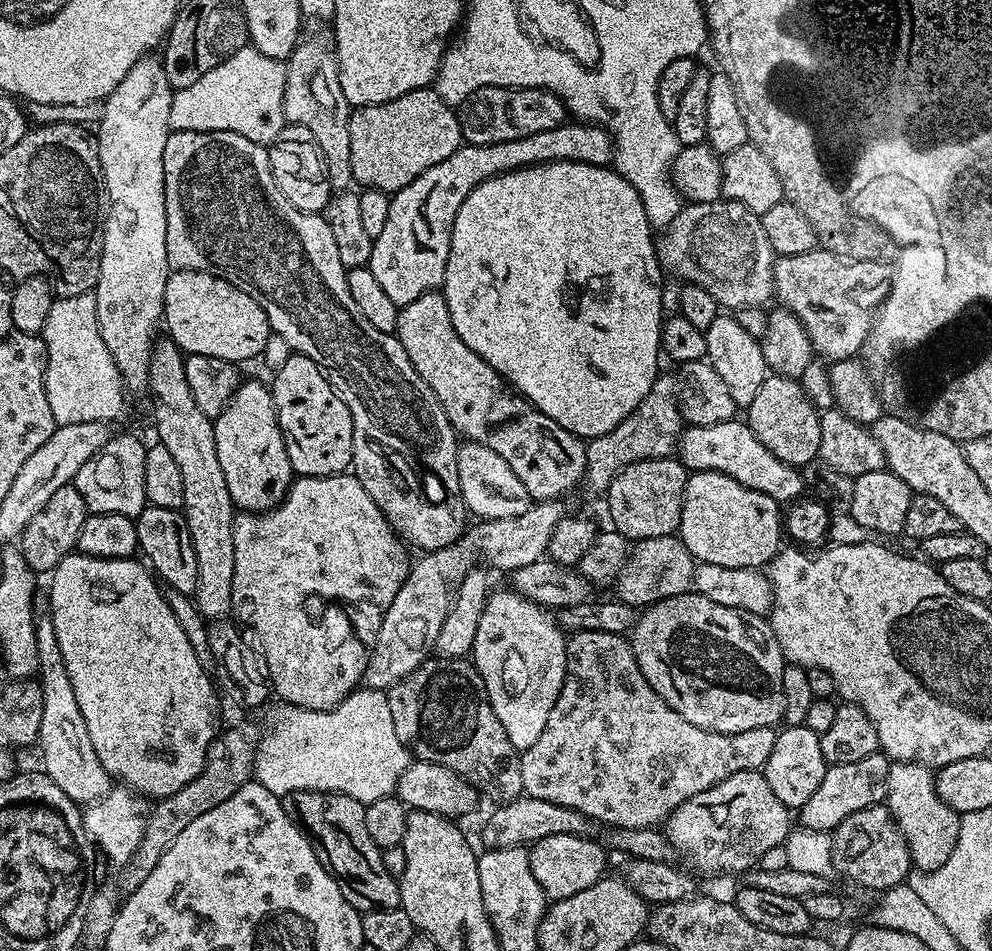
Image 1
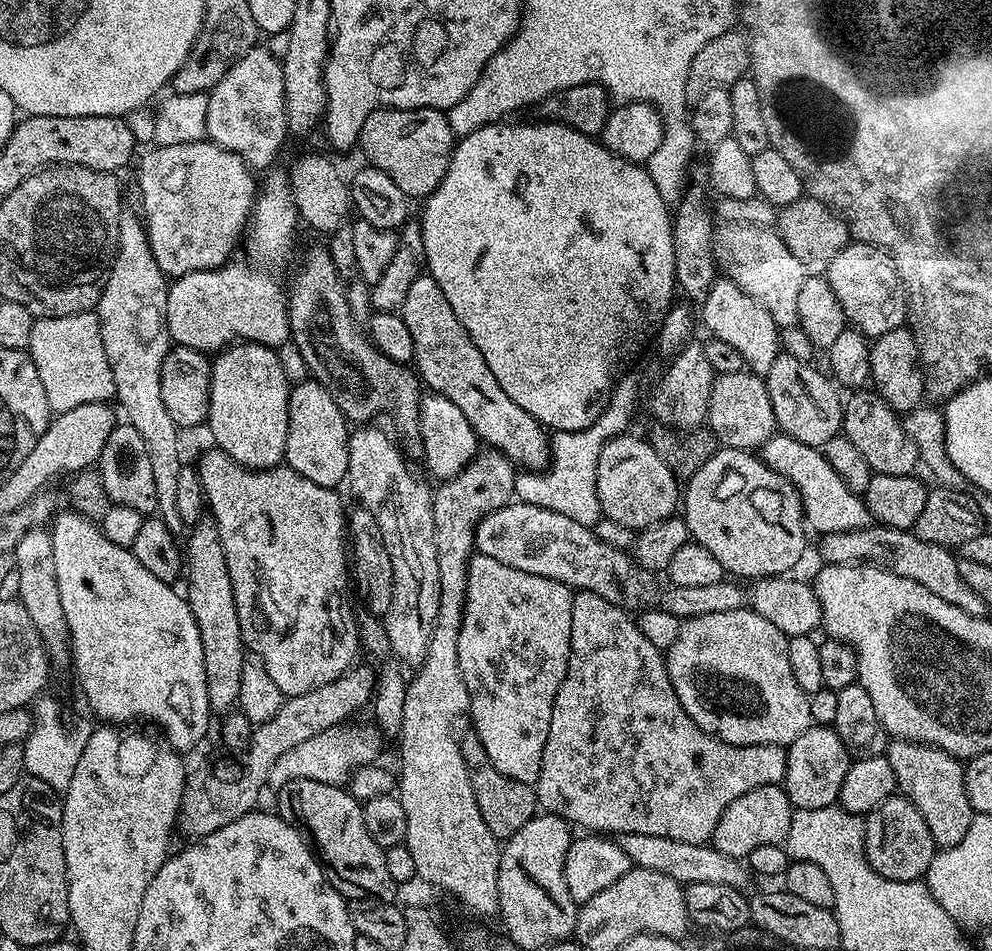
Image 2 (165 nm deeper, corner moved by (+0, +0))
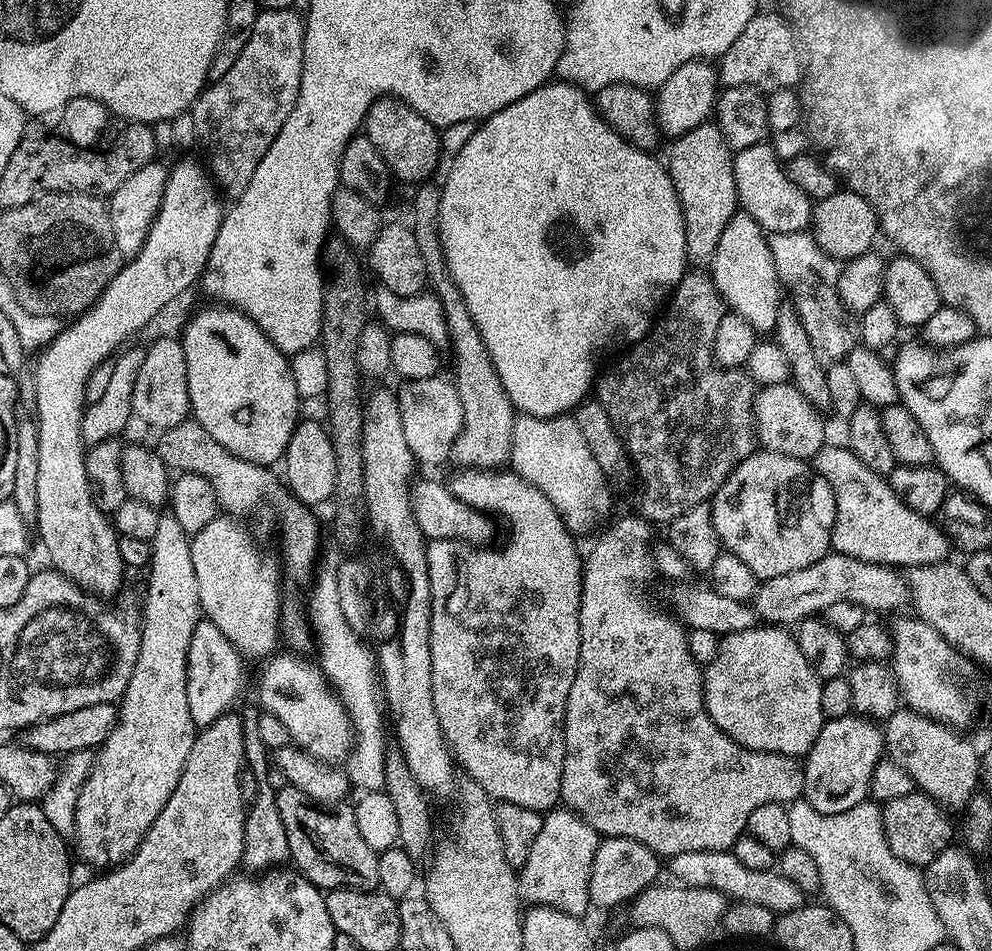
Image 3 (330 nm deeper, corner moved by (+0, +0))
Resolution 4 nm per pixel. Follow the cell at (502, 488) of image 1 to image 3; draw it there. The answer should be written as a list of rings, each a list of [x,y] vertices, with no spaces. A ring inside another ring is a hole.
[[[437,374],[430,378],[405,380],[396,392],[406,446],[410,446],[413,458],[421,465],[447,461],[452,454],[454,438],[458,438],[462,430],[462,402],[458,402],[458,390],[451,379],[443,380],[442,377]]]

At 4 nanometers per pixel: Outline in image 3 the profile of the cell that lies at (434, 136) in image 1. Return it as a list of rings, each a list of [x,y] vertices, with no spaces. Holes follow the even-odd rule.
[[[383,96],[370,106],[362,125],[363,135],[374,142],[374,150],[382,154],[389,173],[400,180],[409,180],[412,186],[427,181],[428,176],[440,164],[442,149],[440,132],[435,124],[426,122],[418,110],[414,110],[406,102],[397,100],[395,96]]]

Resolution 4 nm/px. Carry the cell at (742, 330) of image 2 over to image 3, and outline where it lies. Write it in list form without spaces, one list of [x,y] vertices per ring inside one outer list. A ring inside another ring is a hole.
[[[737,210],[730,222],[726,222],[718,250],[714,250],[710,275],[720,295],[724,297],[725,305],[743,320],[750,322],[757,334],[768,334],[775,329],[782,303],[782,283],[771,256],[769,237],[760,223],[750,218],[748,212]]]

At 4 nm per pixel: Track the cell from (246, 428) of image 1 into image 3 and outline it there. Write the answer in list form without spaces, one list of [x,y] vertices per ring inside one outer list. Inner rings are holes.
[[[208,306],[196,312],[184,328],[182,343],[186,354],[186,386],[190,390],[191,419],[198,421],[202,430],[226,446],[230,454],[238,454],[246,462],[265,466],[283,461],[284,451],[301,419],[302,401],[298,386],[294,386],[294,374],[289,357],[258,330],[258,326],[237,308],[227,306]]]

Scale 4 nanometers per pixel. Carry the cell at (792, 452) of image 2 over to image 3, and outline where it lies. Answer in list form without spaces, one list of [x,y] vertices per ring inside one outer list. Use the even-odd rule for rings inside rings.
[[[832,442],[819,448],[810,461],[816,472],[826,478],[836,503],[836,521],[832,531],[832,552],[858,558],[871,564],[887,564],[897,570],[914,566],[943,564],[949,559],[950,541],[939,523],[918,514],[894,494],[887,479],[869,470],[846,446]]]

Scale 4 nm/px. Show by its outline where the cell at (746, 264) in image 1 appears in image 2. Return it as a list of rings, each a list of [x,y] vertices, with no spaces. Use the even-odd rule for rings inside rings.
[[[717,223],[712,233],[712,259],[727,279],[766,306],[777,328],[797,327],[798,294],[802,291],[806,265],[786,250],[786,242],[775,230],[756,224]]]

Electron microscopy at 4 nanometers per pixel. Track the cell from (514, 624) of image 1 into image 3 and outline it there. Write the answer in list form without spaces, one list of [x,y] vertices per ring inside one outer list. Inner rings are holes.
[[[461,468],[453,471],[450,489],[463,504],[479,512],[501,516],[508,523],[508,541],[501,548],[466,544],[462,540],[433,540],[427,545],[428,578],[430,580],[430,686],[434,692],[434,714],[438,714],[438,726],[442,726],[444,741],[455,763],[465,768],[467,779],[482,786],[486,794],[496,802],[510,802],[514,806],[526,806],[526,810],[544,814],[561,803],[562,770],[564,769],[564,715],[570,686],[574,686],[574,674],[578,670],[580,653],[580,578],[581,557],[576,557],[572,545],[574,536],[564,524],[550,499],[530,485],[513,470],[491,468]]]

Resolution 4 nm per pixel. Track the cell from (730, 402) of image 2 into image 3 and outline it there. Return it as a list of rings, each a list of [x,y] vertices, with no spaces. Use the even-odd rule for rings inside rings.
[[[765,384],[756,393],[754,405],[754,423],[756,435],[761,449],[778,454],[786,454],[790,458],[811,461],[819,448],[824,447],[826,437],[824,437],[824,420],[821,413],[816,409],[806,397],[796,389],[795,384]]]

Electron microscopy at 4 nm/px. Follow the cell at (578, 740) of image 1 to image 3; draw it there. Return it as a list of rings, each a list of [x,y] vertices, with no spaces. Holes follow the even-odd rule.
[[[639,514],[624,516],[621,520],[613,519],[599,533],[596,545],[588,552],[588,560],[583,561],[580,578],[580,653],[578,654],[578,670],[574,674],[574,686],[570,686],[570,694],[566,698],[566,714],[564,715],[564,769],[562,770],[562,790],[560,799],[563,807],[599,832],[601,837],[621,836],[634,838],[634,842],[642,842],[642,846],[650,846],[657,856],[671,858],[678,854],[686,854],[686,850],[731,850],[734,842],[745,835],[748,819],[758,806],[767,804],[783,804],[785,806],[804,795],[804,770],[801,761],[795,756],[783,756],[777,752],[755,752],[730,738],[710,718],[704,705],[704,674],[702,665],[690,654],[688,632],[675,615],[667,611],[659,612],[651,608],[640,597],[640,588],[636,580],[644,580],[648,576],[648,564],[654,560],[654,540],[651,540],[653,525]]]

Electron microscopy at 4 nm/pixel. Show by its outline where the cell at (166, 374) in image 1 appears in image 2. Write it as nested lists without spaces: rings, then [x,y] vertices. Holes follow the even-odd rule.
[[[201,518],[191,525],[186,544],[186,599],[198,622],[198,634],[202,638],[202,662],[206,666],[206,690],[208,707],[213,713],[233,711],[238,704],[238,686],[242,686],[246,645],[238,622],[238,610],[234,602],[234,590],[226,566],[226,554],[218,534],[218,526],[211,518]]]

